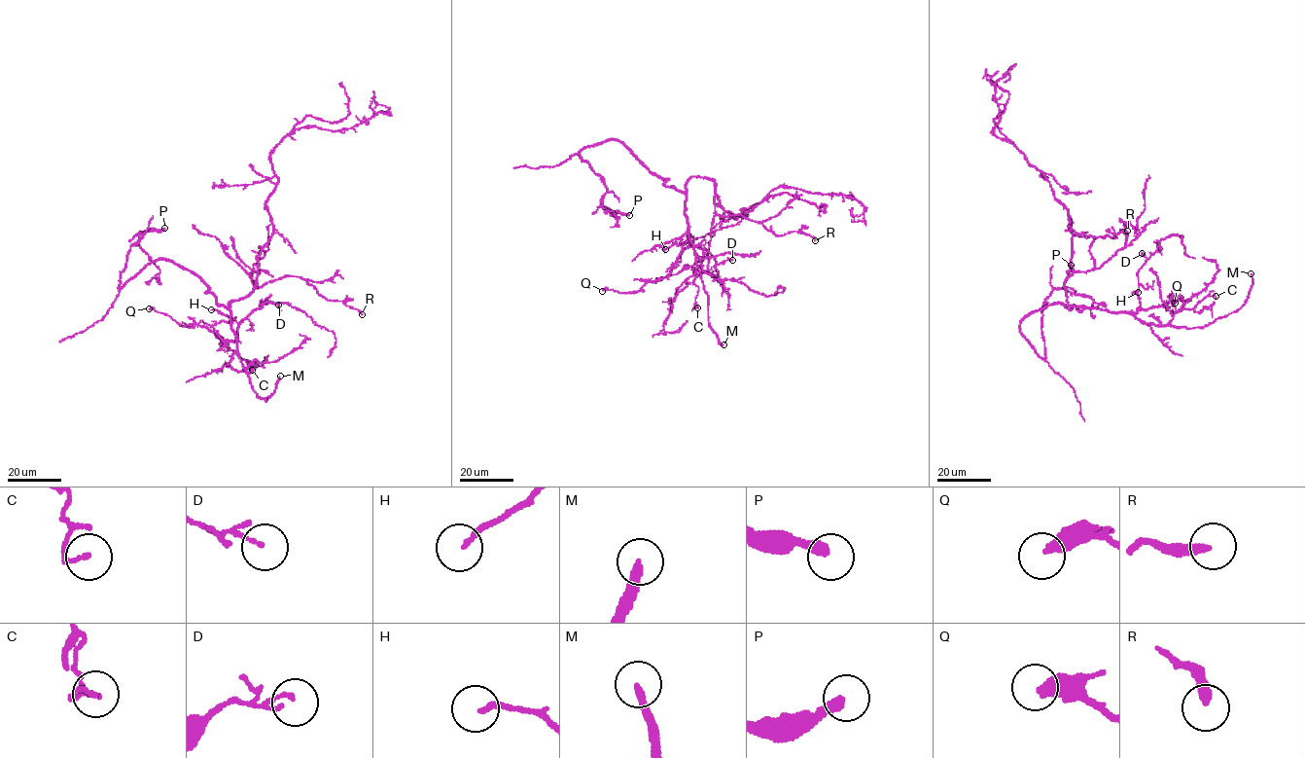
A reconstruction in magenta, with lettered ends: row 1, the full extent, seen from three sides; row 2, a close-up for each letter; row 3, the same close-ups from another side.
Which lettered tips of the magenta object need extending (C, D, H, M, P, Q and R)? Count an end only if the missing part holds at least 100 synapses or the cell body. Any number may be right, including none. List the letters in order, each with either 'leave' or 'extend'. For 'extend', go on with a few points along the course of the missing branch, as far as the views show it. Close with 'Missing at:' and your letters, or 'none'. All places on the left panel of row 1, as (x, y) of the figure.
C: leave
D: leave
H: leave
M: extend; course (280, 376), (285, 367), (304, 365), (319, 355), (331, 355), (336, 360)
P: extend; course (164, 228), (253, 199), (281, 158), (331, 129), (363, 134), (375, 130), (390, 118), (390, 103)
Q: leave
R: leave
Missing at: M, P

